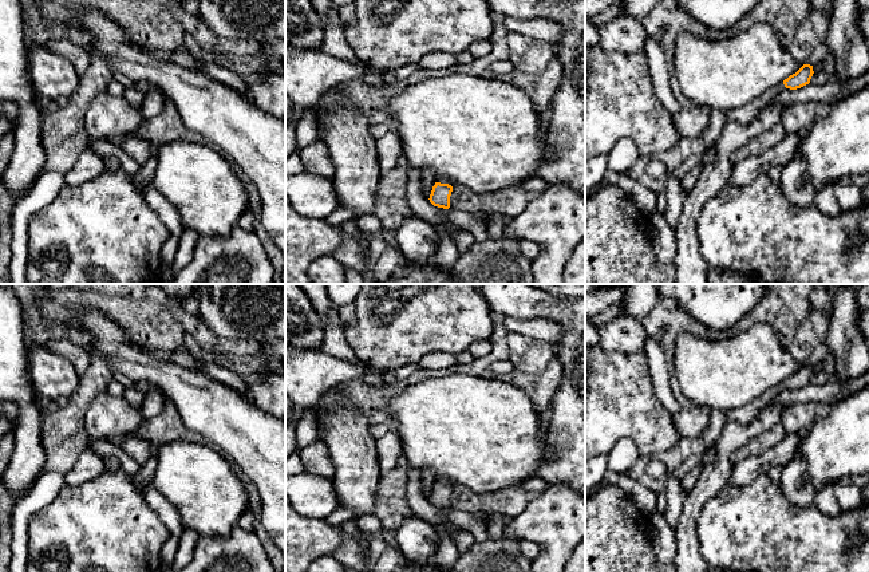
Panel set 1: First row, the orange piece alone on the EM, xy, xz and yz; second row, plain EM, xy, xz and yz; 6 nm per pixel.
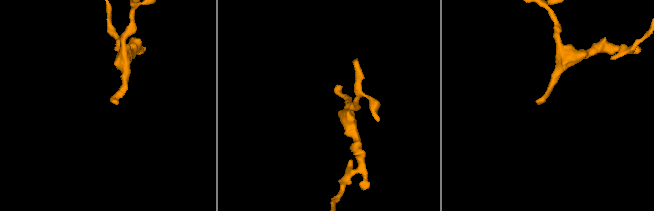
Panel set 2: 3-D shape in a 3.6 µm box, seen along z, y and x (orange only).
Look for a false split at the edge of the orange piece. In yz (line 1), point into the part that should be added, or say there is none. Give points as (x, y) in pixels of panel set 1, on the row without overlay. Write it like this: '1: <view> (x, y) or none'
1: yz (745, 414)

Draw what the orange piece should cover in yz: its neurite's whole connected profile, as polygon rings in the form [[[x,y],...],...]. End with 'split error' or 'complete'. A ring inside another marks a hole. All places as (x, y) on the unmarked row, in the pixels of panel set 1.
[[[803,364],[795,374],[790,375],[777,387],[773,387],[770,391],[751,401],[748,405],[727,411],[726,419],[738,422],[740,425],[748,425],[755,418],[758,410],[767,403],[769,398],[771,398],[774,394],[779,394],[785,388],[797,390],[809,384],[813,374],[813,366]]]; split error

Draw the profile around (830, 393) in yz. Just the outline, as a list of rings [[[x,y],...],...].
[[[869,370],[860,378],[844,383],[829,380],[823,386],[809,383],[797,390],[785,388],[779,394],[774,394],[769,401],[777,406],[815,402],[826,410],[845,397],[862,390],[868,384]]]

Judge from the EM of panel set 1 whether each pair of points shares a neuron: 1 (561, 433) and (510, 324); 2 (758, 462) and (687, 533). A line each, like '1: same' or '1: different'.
1: different
2: different

